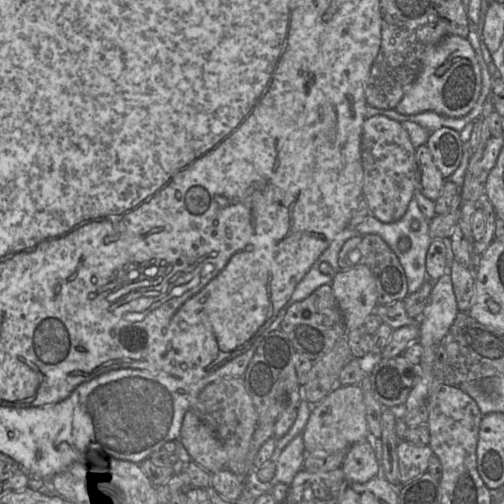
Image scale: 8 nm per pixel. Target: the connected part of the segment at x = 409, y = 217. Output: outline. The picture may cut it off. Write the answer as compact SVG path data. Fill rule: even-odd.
M413 198L408 205L405 215L400 220L384 223L378 220L372 213L369 213L366 219L357 226L357 231L360 234L379 235L395 253L406 274L409 294L416 292L428 279L425 260L432 241L429 235L429 221L430 220L427 220L423 215L416 200ZM412 220L418 221L418 229L411 227Z

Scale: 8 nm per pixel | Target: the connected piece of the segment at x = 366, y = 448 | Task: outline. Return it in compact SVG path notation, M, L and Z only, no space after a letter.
M367 440L347 449L341 469L347 481L354 483L365 483L381 474L380 463Z

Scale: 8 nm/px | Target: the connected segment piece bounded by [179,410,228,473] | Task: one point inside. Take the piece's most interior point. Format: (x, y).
(204, 447)

